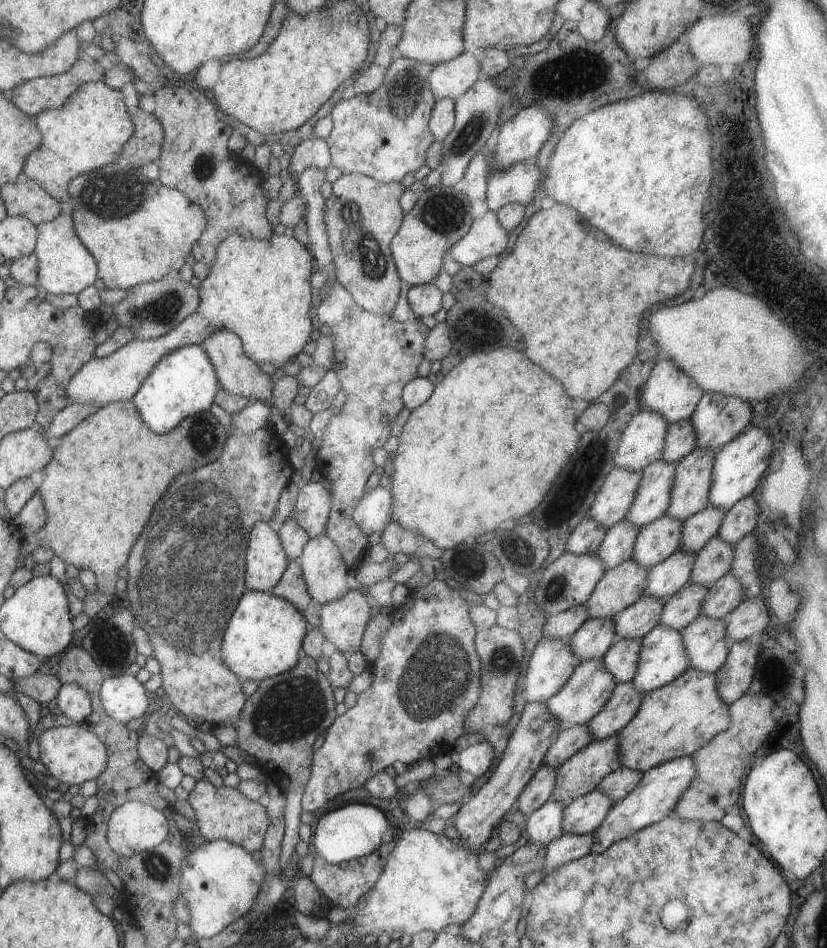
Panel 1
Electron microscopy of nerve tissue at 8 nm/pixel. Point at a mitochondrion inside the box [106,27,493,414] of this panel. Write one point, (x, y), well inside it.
(372, 260)

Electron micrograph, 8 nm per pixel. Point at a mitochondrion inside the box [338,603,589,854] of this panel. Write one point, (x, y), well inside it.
(434, 676)

